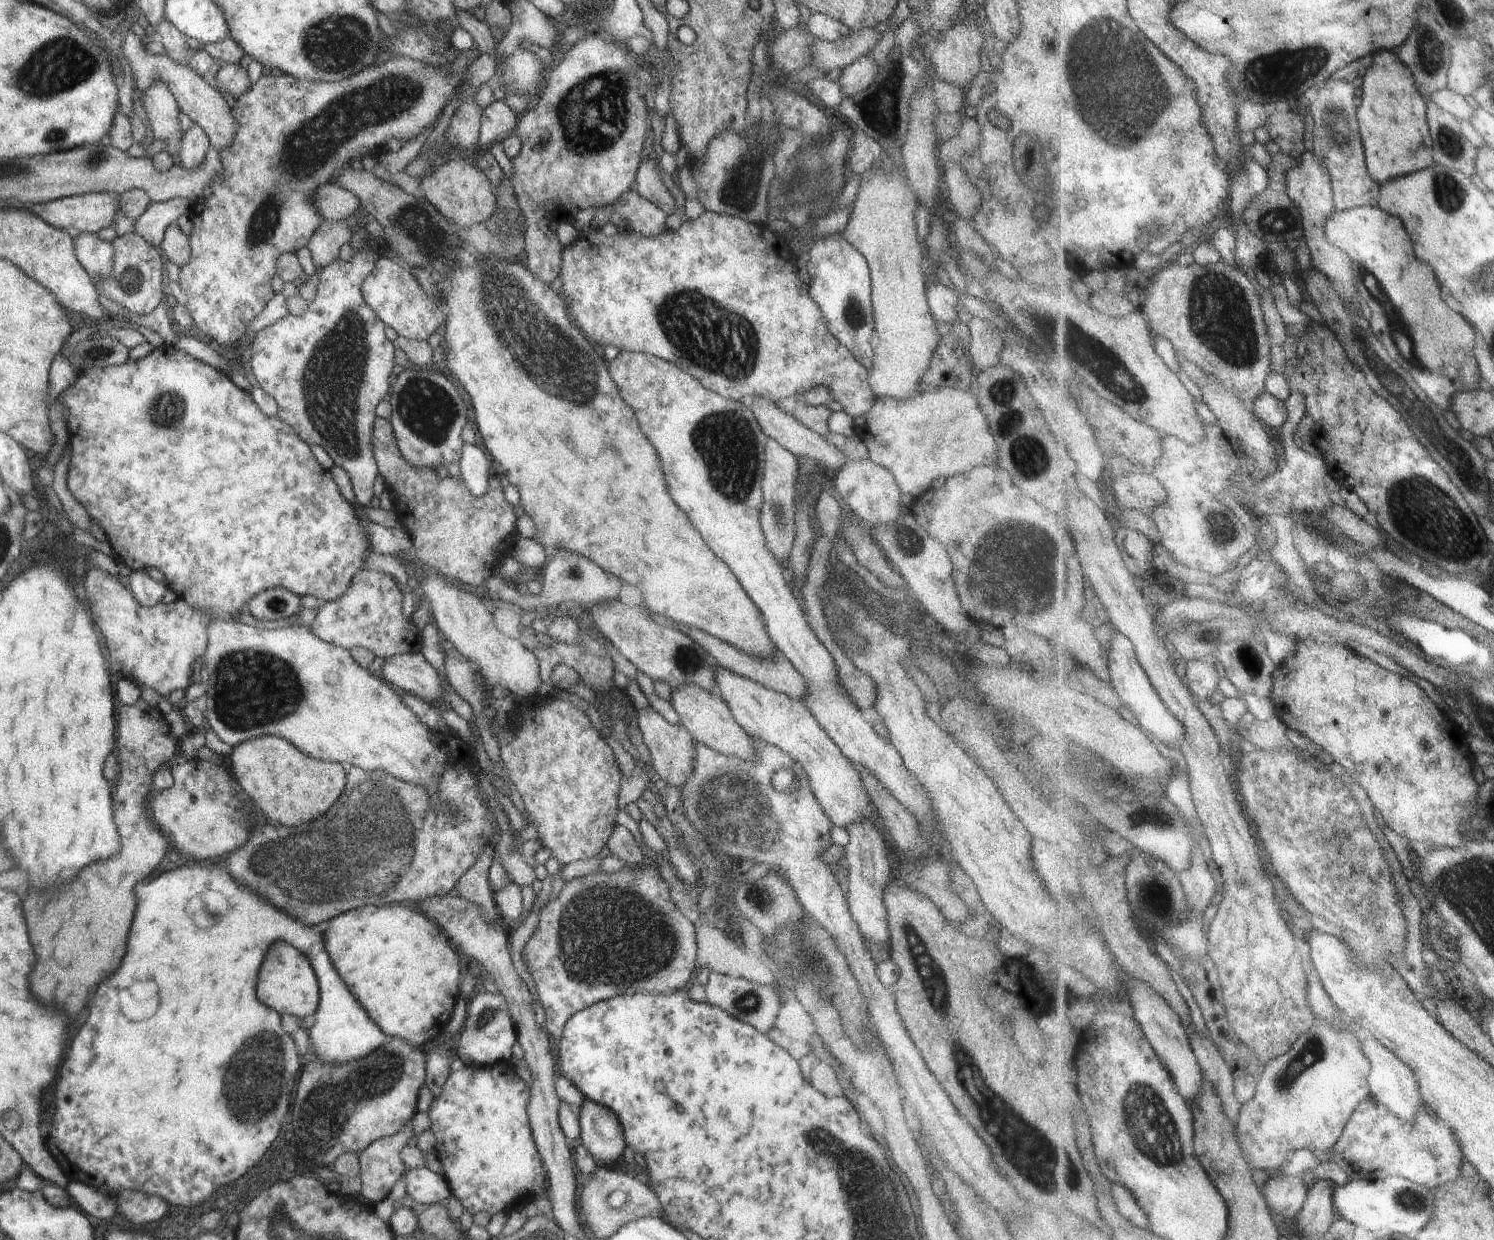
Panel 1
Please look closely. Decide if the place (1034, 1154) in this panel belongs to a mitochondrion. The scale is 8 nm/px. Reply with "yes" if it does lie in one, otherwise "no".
yes

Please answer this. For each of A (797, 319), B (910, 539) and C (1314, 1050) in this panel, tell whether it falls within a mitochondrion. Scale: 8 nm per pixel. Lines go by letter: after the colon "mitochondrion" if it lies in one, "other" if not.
A: other
B: mitochondrion
C: mitochondrion

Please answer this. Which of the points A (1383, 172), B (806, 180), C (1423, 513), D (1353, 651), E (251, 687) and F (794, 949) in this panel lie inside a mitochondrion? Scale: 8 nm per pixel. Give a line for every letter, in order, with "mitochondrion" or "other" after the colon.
A: other
B: mitochondrion
C: mitochondrion
D: other
E: mitochondrion
F: mitochondrion

